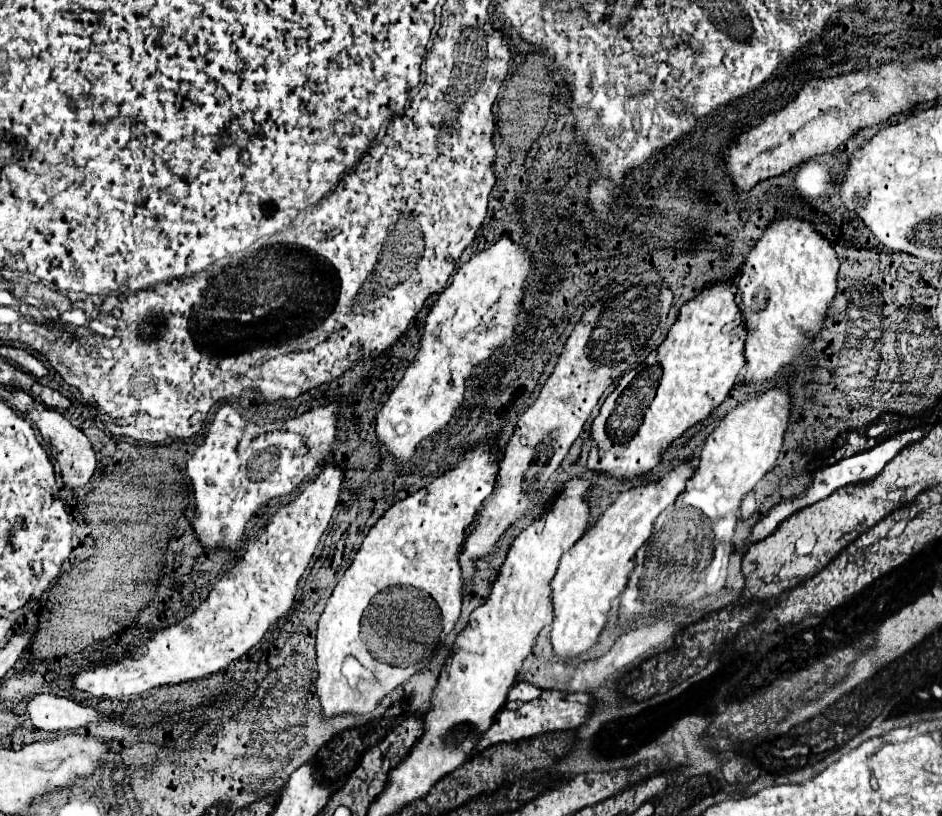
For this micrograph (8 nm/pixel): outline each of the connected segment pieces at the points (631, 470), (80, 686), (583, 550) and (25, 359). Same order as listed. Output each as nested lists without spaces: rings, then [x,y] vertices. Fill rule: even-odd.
[[[733,280],[711,282],[685,308],[679,310],[667,338],[641,366],[627,372],[607,396],[593,422],[595,446],[589,468],[623,480],[637,478],[661,462],[663,450],[685,430],[701,422],[717,408],[733,388],[745,364],[745,318],[735,304]]]
[[[329,462],[325,466],[325,470],[313,480],[313,484],[307,484],[307,488],[295,500],[281,506],[269,518],[267,526],[263,528],[263,534],[259,534],[257,538],[247,542],[243,558],[239,558],[237,564],[233,564],[219,578],[219,582],[209,592],[209,596],[189,616],[185,616],[183,620],[177,620],[171,626],[161,626],[155,630],[153,638],[150,638],[149,642],[145,641],[136,645],[125,658],[117,660],[117,666],[91,666],[87,670],[73,674],[71,686],[81,692],[89,692],[95,698],[121,700],[127,696],[145,694],[157,686],[183,684],[183,682],[191,682],[191,680],[203,678],[207,674],[225,670],[235,658],[241,658],[243,654],[247,654],[265,636],[265,632],[271,628],[271,624],[275,624],[281,616],[285,616],[291,610],[291,606],[295,604],[297,582],[299,582],[301,574],[305,572],[305,568],[307,568],[307,564],[319,544],[321,534],[329,526],[333,510],[339,502],[343,480],[345,480],[343,470],[337,464]]]
[[[685,460],[673,466],[657,482],[645,482],[625,490],[603,512],[603,516],[561,556],[559,570],[551,582],[553,586],[553,626],[551,644],[557,656],[573,658],[587,652],[599,638],[615,598],[625,590],[627,580],[635,568],[637,550],[653,534],[653,522],[677,496],[685,490],[685,482],[695,472],[695,460]]]
[[[9,348],[9,356],[11,356],[11,358],[15,356],[19,368],[23,368],[25,372],[37,376],[37,380],[43,378],[43,376],[47,376],[47,368],[45,368],[45,364],[43,364],[41,360],[37,360],[35,356],[31,356],[27,350],[21,350],[21,348],[11,350],[11,348]]]

